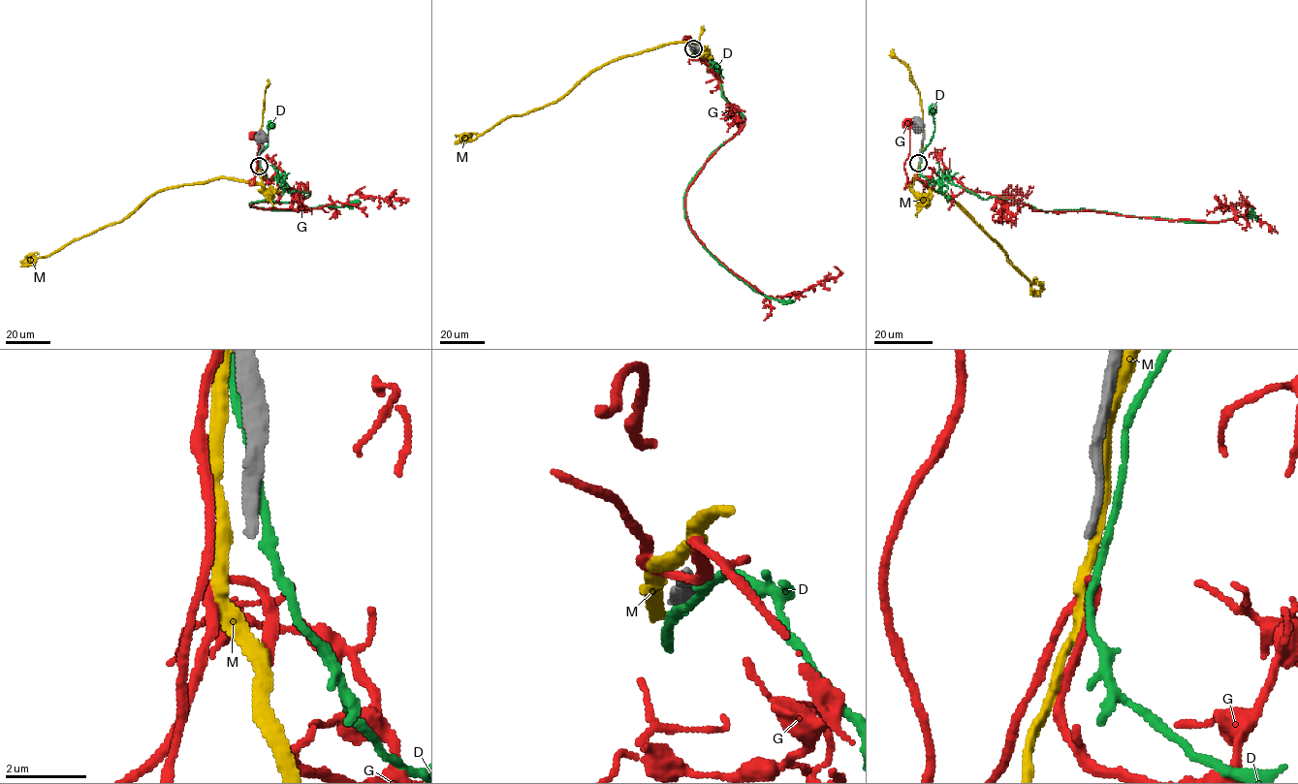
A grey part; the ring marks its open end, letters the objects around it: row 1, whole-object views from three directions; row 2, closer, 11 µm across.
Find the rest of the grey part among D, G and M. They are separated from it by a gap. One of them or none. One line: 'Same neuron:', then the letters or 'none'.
Same neuron: none

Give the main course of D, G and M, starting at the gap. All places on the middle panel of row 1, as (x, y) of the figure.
D: (693, 49), (692, 52), (701, 60), (705, 58)
G: (693, 48), (682, 40), (690, 37), (692, 41), (687, 40)
M: (692, 48), (694, 43), (674, 42), (618, 57), (590, 71), (554, 103), (466, 138)

